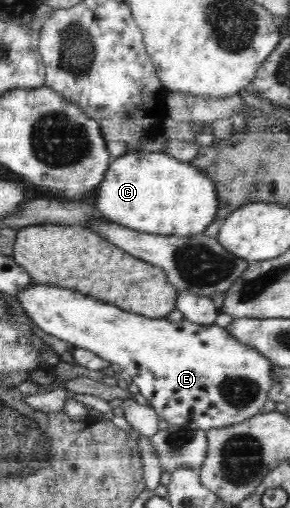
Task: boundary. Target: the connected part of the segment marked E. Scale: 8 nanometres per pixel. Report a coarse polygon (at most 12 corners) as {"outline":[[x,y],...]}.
{"outline":[[54,285],[17,301],[130,375],[158,418],[255,417],[274,364],[220,325],[148,318]]}

